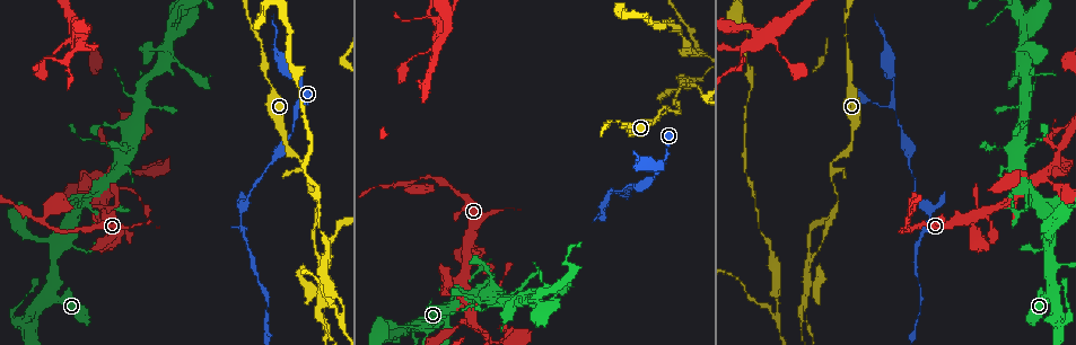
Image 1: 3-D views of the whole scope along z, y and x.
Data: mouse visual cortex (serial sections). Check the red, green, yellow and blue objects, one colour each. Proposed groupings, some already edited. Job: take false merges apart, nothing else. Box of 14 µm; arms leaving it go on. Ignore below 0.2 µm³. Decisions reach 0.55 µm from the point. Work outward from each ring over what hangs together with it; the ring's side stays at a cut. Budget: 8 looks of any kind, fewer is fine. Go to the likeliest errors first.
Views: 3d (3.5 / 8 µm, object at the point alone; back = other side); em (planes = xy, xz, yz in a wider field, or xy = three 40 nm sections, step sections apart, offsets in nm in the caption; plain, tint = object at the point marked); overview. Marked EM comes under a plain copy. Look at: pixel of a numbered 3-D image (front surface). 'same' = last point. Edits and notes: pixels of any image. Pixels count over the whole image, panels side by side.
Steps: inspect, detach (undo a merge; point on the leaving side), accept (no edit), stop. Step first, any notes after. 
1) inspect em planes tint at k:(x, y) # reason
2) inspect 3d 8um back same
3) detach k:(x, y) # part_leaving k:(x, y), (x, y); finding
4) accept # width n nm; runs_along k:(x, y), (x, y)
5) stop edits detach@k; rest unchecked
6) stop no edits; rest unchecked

inspect 3d 3.5um at 1:(811, 262) # narrows sharply

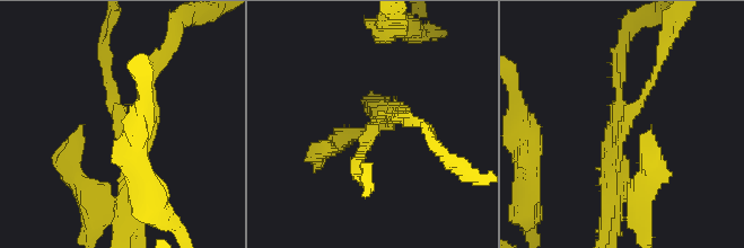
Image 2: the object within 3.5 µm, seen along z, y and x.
inspect em planes tint at 2:(629, 121) # arms 3; arm_widths 100, 150, 200 nm; now the EM

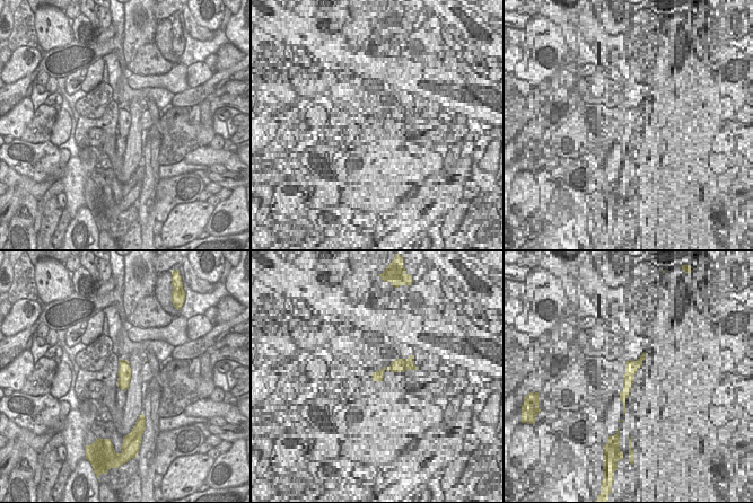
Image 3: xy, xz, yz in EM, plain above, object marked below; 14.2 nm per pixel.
detach 2:(632, 212) # a second cell is stuck on

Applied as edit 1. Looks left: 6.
inspect 3d 3.5um back at 1:(1041, 179) # four arms meet

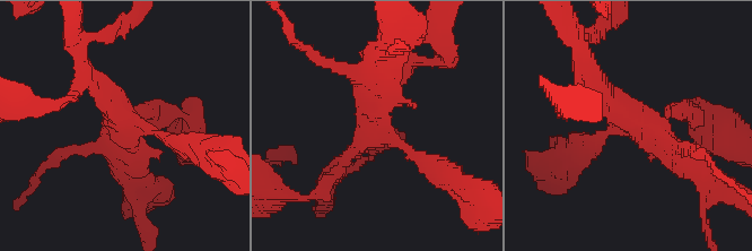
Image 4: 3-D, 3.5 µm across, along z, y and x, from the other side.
inspect em xy step 5 tint at 4:(630, 117) # arms 4; arm_widths 150, 150, 200, 300 nm; shape alone is not enough

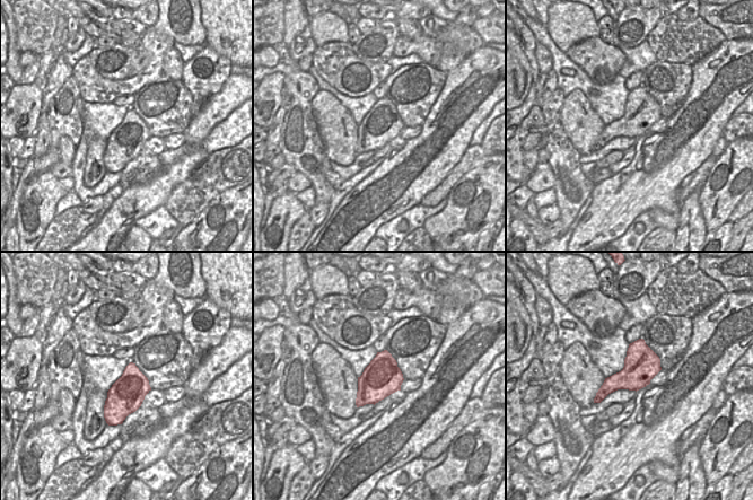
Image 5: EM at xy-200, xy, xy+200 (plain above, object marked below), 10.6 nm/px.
accept # runs_along 4:(690, 167), (595, 80), (584, 84); one cell here

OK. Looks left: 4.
inspect 3d 8um at 1:(269, 80) # a narrow waist

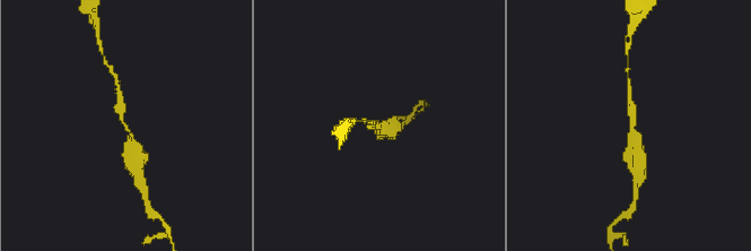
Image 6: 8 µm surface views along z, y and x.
inspect 3d 3.5um at 6:(631, 126) # closer look

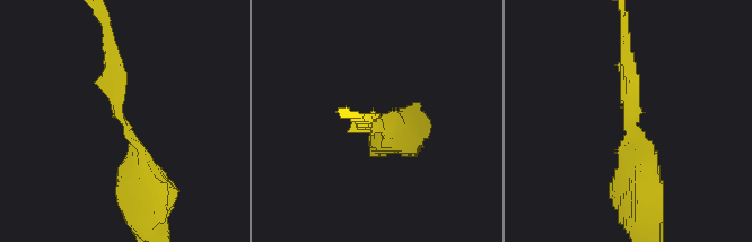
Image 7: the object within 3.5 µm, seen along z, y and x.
inspect em xy step 5 tint at 7:(631, 123) # arm_widths 200, 450 nm; shape alone is not enough

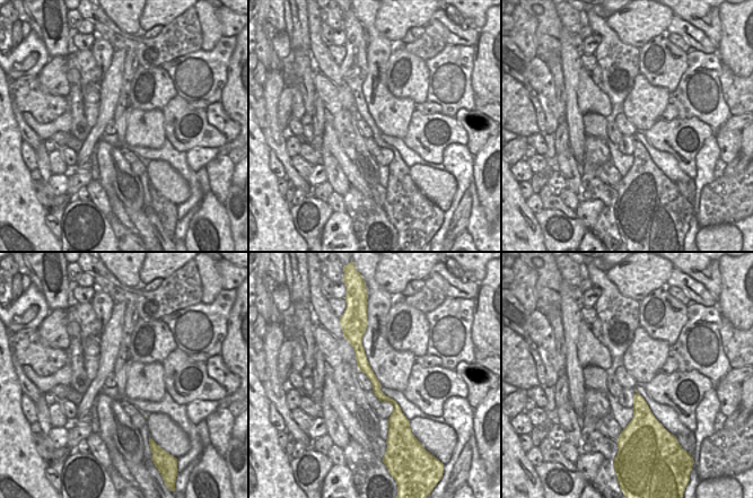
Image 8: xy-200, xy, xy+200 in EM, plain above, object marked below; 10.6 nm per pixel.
accept # runs_along 7:(156, 195), (111, 97), (111, 52); one cell here

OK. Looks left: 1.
stop edits detach@2; rest unchecked

